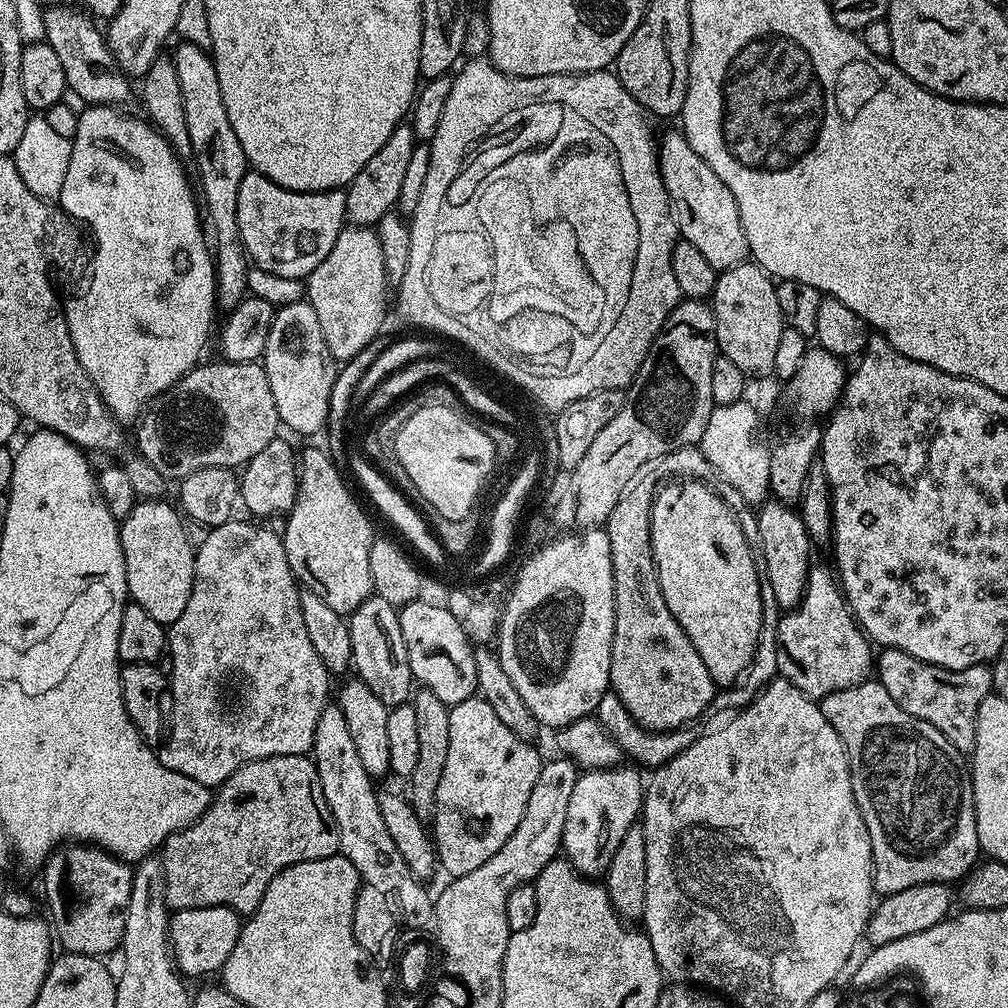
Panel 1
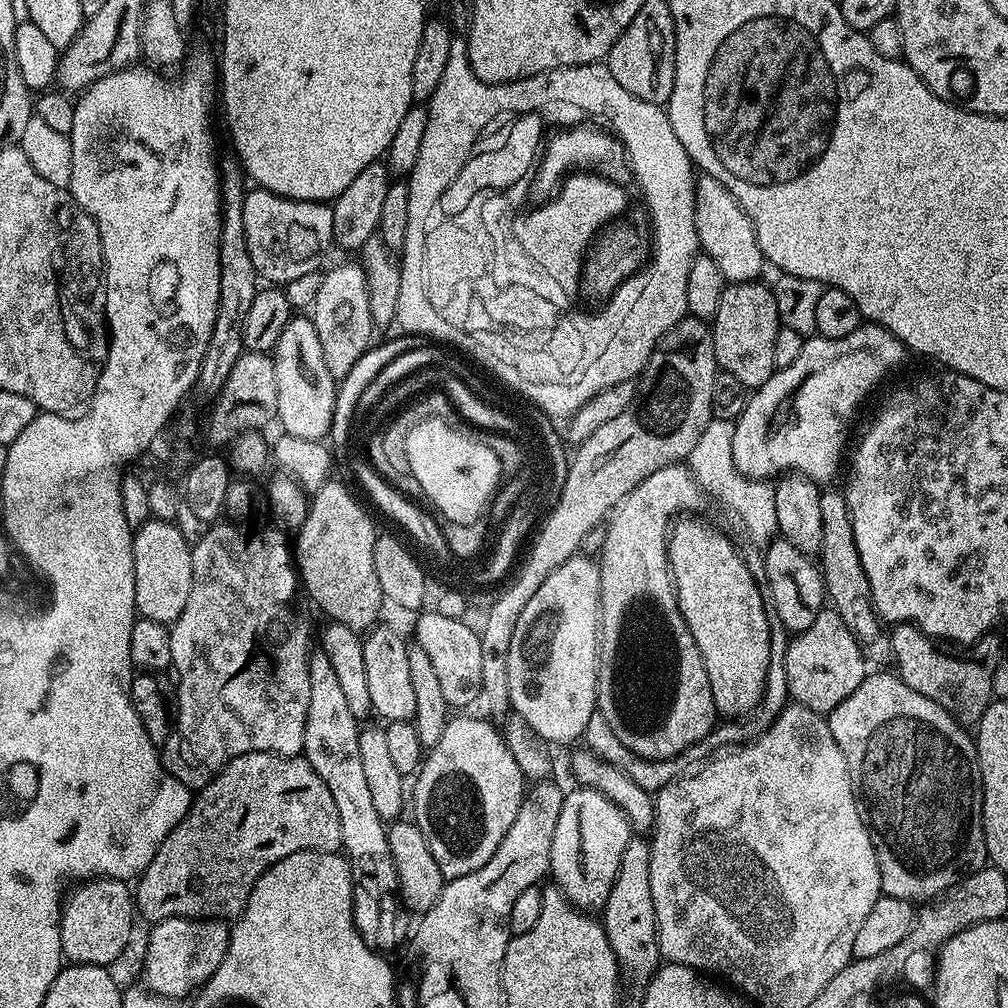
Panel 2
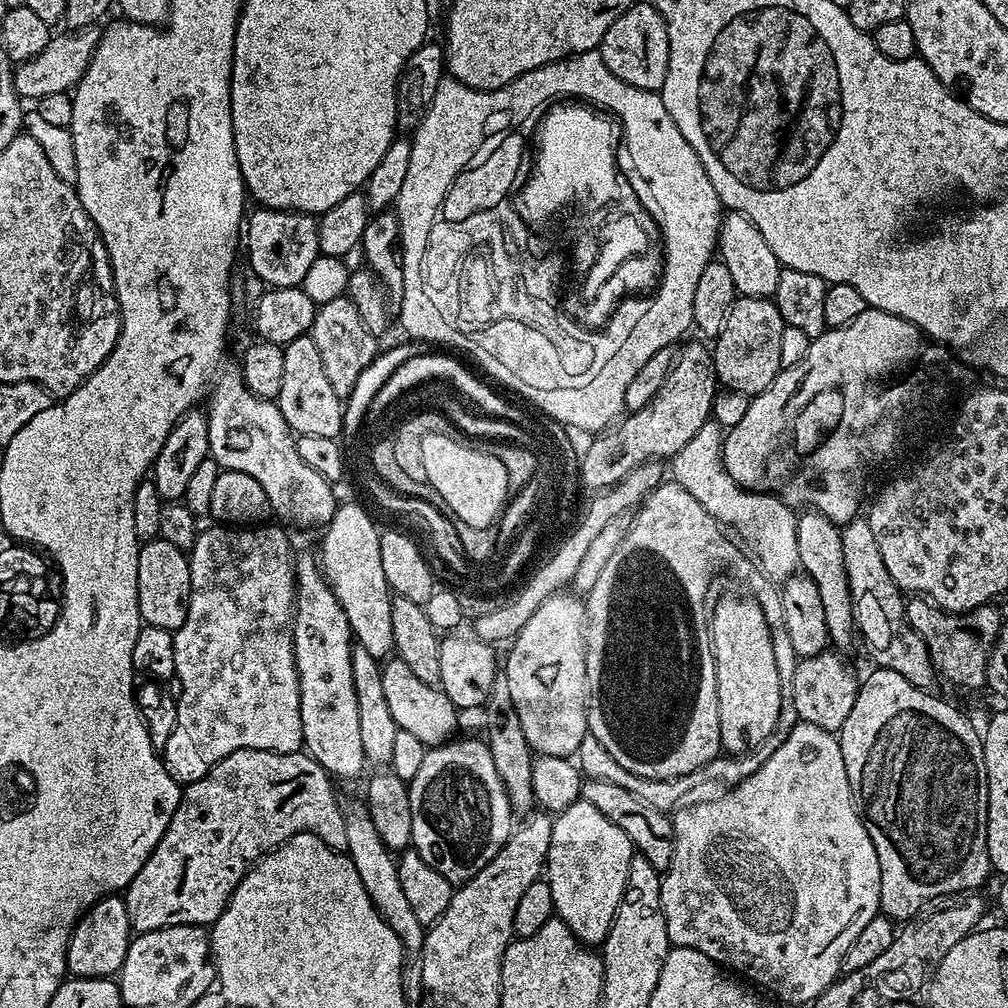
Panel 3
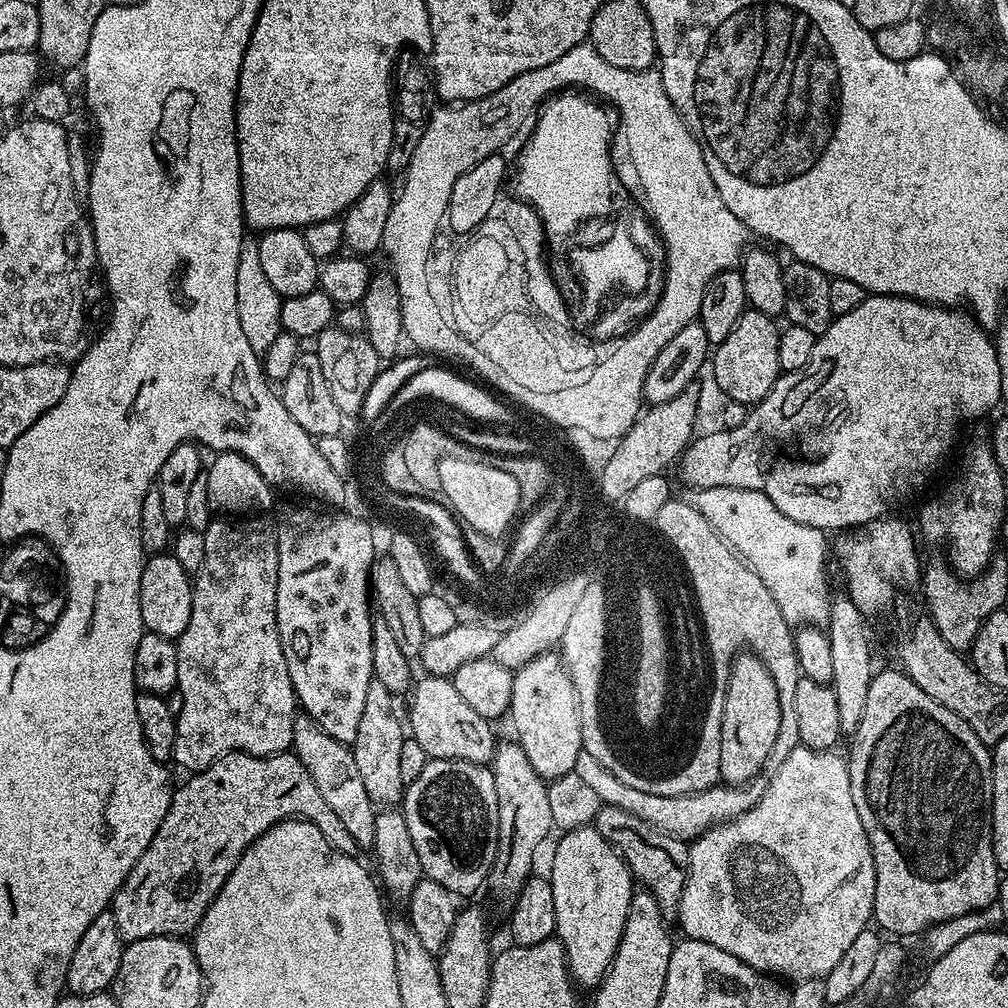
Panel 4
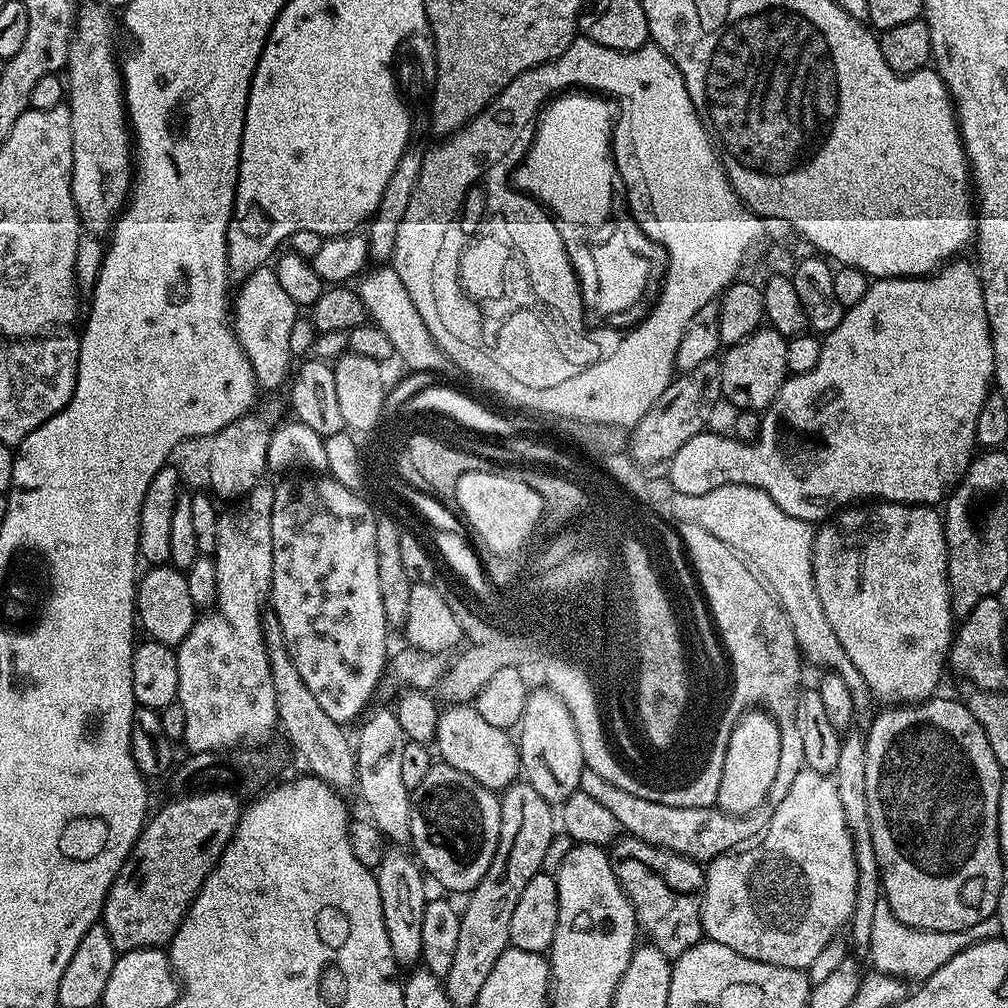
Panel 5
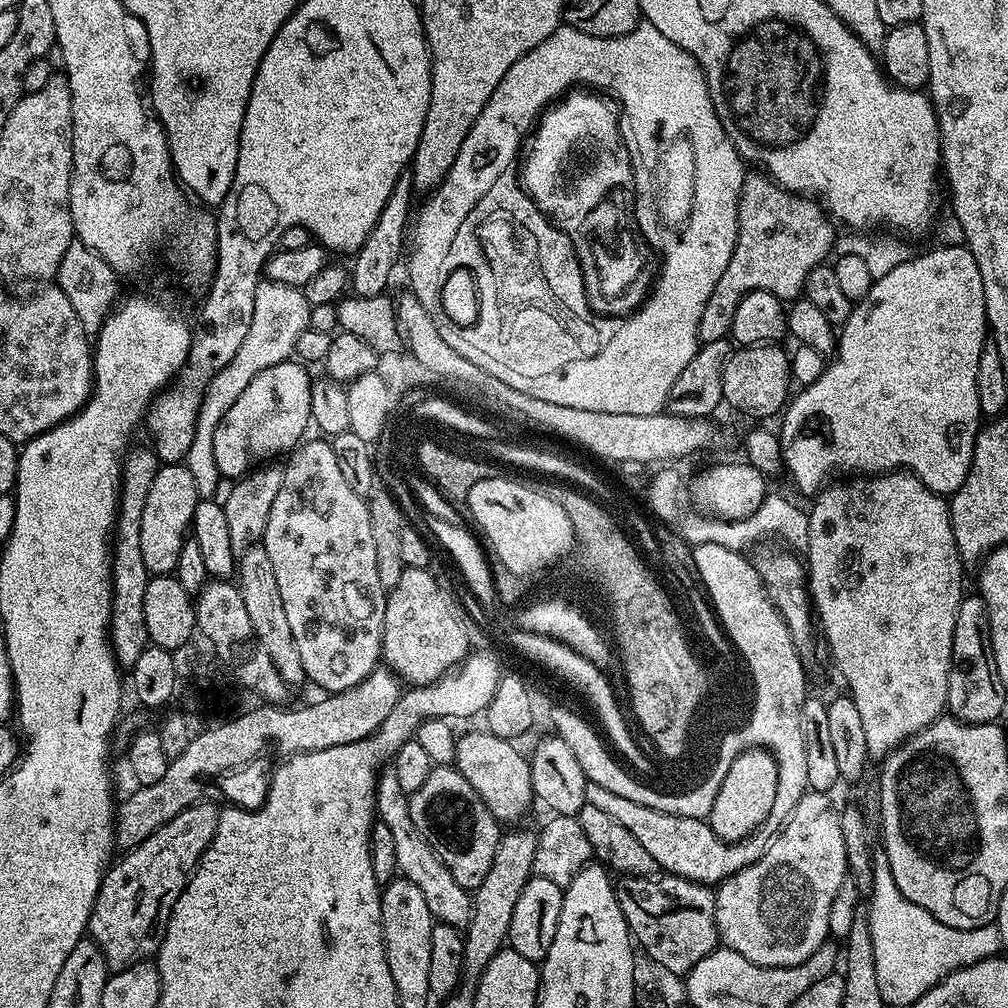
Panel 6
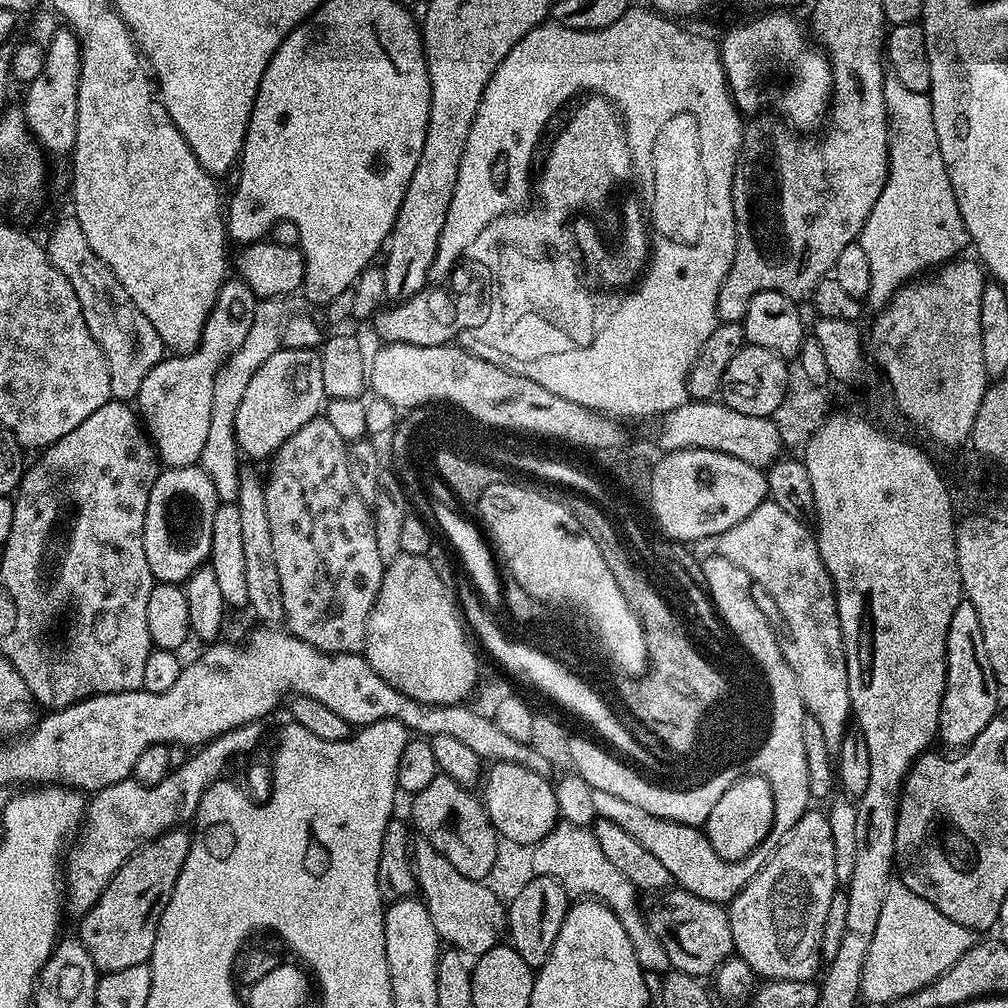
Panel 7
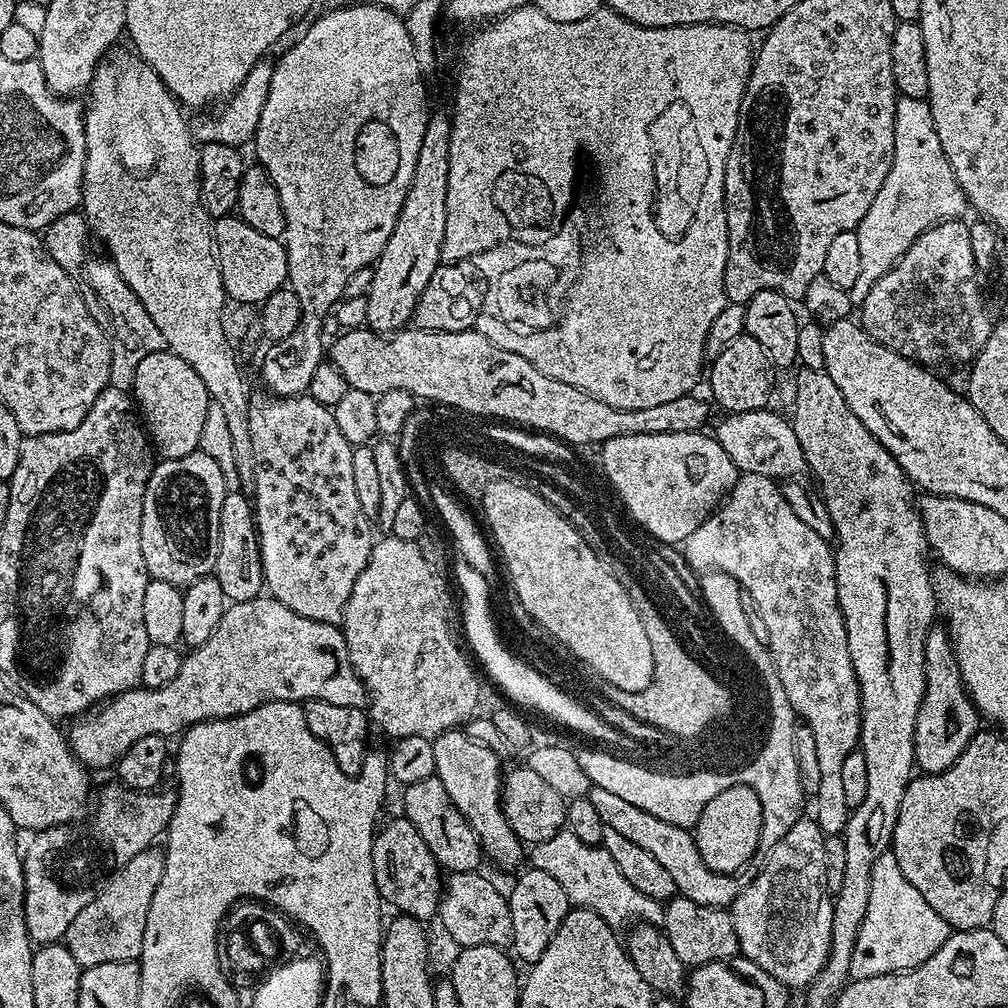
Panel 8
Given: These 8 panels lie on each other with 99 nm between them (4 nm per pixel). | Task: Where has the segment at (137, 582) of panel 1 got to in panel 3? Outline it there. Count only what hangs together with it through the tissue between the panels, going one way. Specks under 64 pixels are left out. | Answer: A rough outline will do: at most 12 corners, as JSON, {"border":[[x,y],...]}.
{"border":[[149,540],[138,554],[138,610],[175,633],[192,597],[185,549]]}

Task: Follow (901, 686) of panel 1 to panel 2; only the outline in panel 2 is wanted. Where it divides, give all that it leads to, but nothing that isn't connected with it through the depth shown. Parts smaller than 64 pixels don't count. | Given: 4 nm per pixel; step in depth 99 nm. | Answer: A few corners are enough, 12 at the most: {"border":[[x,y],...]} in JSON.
{"border":[[912,624],[891,629],[901,681],[958,723],[994,699],[996,634],[947,656]]}

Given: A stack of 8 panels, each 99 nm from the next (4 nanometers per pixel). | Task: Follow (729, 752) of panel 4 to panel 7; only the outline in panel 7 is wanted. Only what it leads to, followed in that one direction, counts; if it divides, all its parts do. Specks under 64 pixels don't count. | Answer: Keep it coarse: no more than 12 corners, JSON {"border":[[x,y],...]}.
{"border":[[764,775],[733,782],[702,831],[722,858],[764,841],[776,813]]}

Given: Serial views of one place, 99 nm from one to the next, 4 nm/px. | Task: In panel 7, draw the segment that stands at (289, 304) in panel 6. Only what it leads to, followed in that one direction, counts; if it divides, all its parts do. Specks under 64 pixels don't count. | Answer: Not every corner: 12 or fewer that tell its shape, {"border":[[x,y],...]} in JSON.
{"border":[[280,298],[253,307],[245,341],[215,375],[199,463],[221,503],[237,498],[233,424],[247,383],[280,348]]}

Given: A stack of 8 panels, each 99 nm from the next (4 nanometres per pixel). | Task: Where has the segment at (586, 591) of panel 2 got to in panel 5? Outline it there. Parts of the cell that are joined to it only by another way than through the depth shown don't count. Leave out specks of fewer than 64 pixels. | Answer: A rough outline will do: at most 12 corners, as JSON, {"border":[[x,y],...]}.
{"border":[[533,688],[518,725],[523,779],[559,806],[582,746],[563,696]]}

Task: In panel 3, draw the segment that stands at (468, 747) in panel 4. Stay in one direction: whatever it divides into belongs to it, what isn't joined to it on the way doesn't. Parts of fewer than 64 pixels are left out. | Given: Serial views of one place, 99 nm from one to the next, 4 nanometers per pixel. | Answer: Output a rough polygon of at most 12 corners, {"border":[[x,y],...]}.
{"border":[[383,661],[382,690],[397,728],[426,746],[457,735],[444,691]]}

